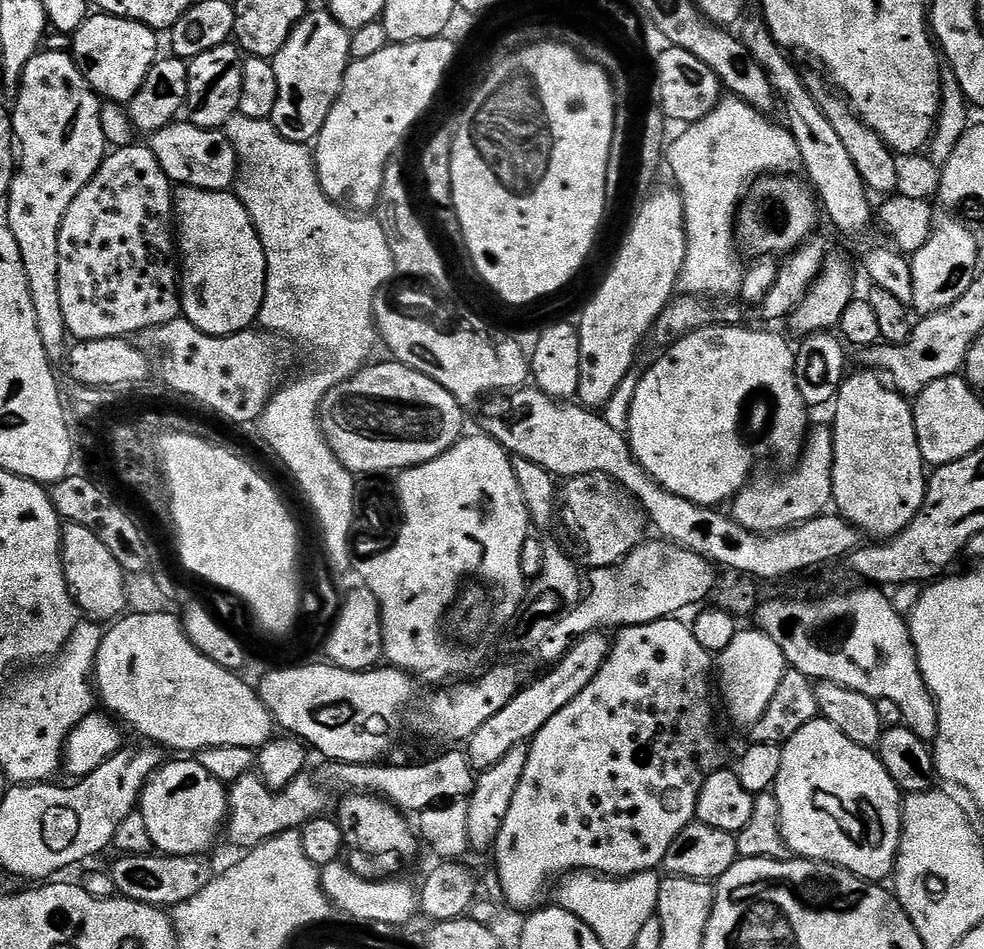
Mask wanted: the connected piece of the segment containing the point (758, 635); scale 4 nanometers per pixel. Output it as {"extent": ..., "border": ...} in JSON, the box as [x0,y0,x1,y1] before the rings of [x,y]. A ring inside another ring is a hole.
{"extent":[718,630,785,730],"border":[[[759,630],[737,631],[734,642],[718,656],[718,692],[724,695],[724,708],[729,718],[741,724],[744,730],[751,729],[752,724],[762,718],[766,706],[770,706],[770,698],[774,698],[774,690],[778,690],[778,682],[782,682],[785,671],[784,655],[774,638]]]}

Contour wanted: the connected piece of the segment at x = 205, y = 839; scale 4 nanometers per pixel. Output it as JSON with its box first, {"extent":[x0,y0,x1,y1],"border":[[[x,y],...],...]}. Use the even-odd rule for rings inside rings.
{"extent":[138,758,228,856],"border":[[[172,758],[160,765],[148,780],[140,794],[138,810],[146,818],[146,827],[150,830],[153,849],[166,856],[199,856],[212,848],[216,840],[216,831],[221,831],[228,814],[228,788],[221,777],[210,774],[196,758]]]}

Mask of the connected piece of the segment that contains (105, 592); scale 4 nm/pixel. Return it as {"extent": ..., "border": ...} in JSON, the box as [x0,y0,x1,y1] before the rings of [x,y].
{"extent":[60,523,129,622],"border":[[[69,523],[63,525],[60,534],[60,553],[64,577],[71,589],[72,599],[76,601],[76,607],[85,617],[95,618],[100,622],[108,619],[111,621],[129,607],[128,588],[124,585],[124,567],[118,562],[118,558],[114,558],[114,554],[110,554],[110,550],[106,550],[106,545],[95,534],[90,534],[90,530],[86,530],[86,526]]]}

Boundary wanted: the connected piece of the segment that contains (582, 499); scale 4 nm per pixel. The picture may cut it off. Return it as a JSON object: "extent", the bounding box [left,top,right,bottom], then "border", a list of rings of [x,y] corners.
{"extent":[558,474,647,569],"border":[[[588,474],[567,477],[563,484],[558,492],[558,516],[564,519],[569,534],[580,540],[591,569],[612,567],[643,543],[647,515],[615,480]]]}

